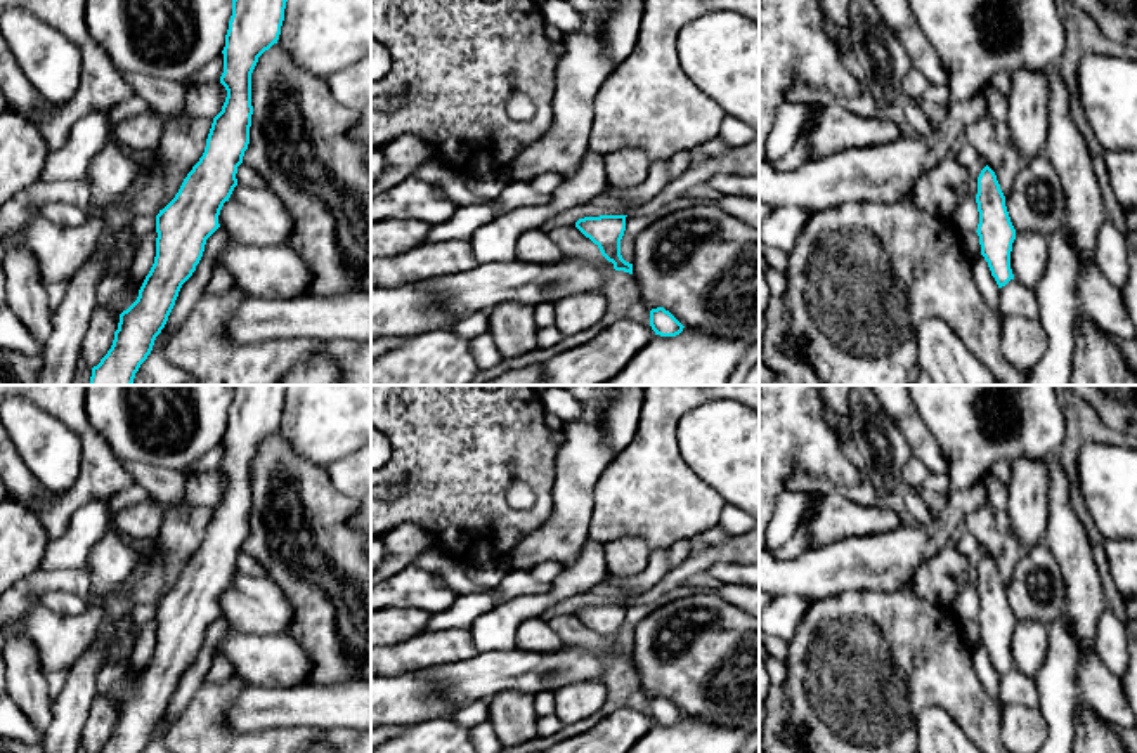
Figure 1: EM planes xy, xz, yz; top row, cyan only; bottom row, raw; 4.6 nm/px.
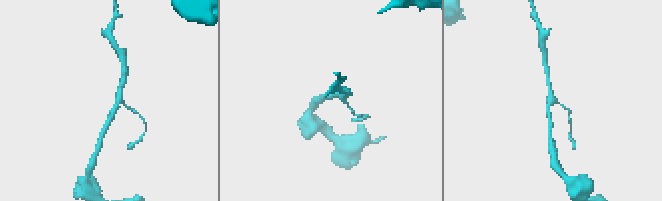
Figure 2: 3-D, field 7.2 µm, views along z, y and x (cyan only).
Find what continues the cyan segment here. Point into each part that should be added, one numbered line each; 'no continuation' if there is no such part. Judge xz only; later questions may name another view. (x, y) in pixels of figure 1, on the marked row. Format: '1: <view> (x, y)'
no continuation

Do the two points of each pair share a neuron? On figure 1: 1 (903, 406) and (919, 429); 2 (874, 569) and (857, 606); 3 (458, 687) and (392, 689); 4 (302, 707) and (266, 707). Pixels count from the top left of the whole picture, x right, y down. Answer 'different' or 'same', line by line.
1: same
2: different
3: same
4: same

